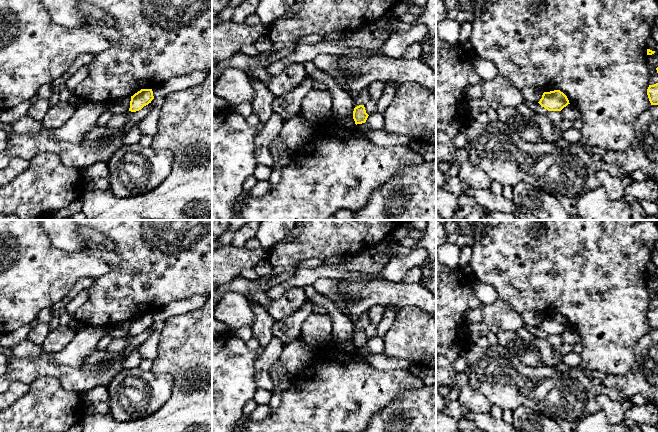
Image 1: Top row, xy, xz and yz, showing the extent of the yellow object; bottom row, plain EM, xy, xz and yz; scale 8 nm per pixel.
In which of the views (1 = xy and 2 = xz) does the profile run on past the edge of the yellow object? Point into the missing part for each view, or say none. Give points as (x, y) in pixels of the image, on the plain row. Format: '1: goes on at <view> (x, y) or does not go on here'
1: does not go on here
2: does not go on here

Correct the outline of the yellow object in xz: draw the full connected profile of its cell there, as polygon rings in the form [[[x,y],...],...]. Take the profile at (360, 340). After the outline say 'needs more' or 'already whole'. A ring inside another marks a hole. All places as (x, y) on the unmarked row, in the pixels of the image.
[[[359,329],[354,332],[353,343],[354,343],[356,349],[365,347],[368,340],[369,339],[366,337],[364,329]]]; already whole

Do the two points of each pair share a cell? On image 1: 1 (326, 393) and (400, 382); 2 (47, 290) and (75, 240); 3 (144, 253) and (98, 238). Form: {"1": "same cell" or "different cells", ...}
{"1": "same cell", "2": "different cells", "3": "different cells"}

